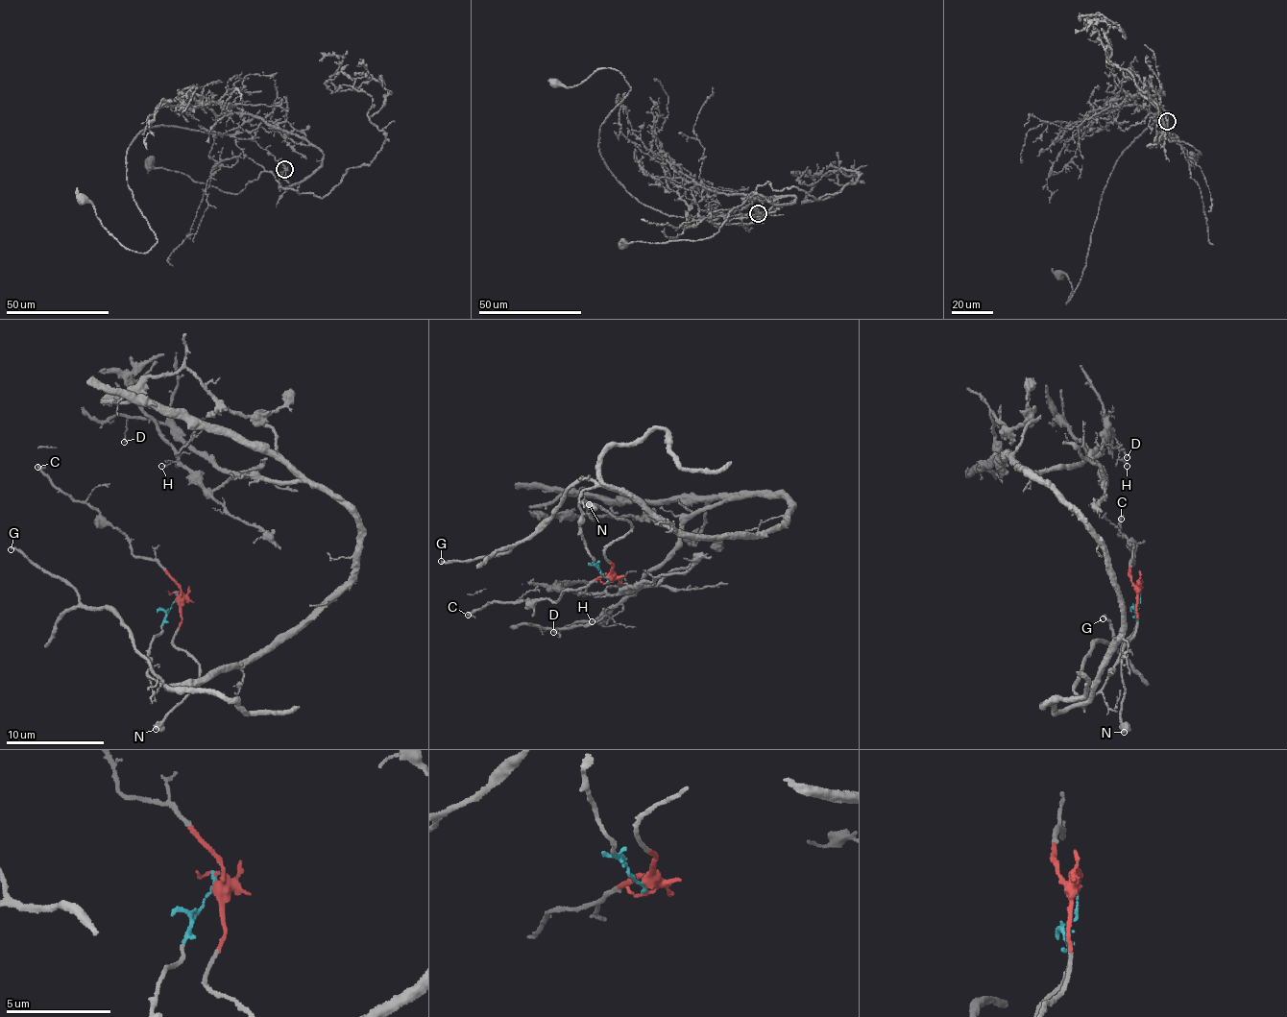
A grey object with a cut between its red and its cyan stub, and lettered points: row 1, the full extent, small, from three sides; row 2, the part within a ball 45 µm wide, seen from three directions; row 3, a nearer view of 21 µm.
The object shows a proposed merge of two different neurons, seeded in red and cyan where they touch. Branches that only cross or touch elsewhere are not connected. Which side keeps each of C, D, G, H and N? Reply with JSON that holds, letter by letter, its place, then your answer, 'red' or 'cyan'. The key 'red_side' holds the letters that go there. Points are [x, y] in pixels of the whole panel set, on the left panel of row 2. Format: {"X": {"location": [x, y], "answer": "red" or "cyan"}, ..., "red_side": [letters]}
{"C": {"location": [37, 467], "answer": "red"}, "D": {"location": [124, 442], "answer": "cyan"}, "G": {"location": [11, 549], "answer": "cyan"}, "H": {"location": [161, 466], "answer": "cyan"}, "N": {"location": [156, 729], "answer": "red"}, "red_side": ["C", "N"]}

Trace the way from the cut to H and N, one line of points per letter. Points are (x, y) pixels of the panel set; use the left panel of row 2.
H: (177, 598), (148, 675), (192, 685), (305, 627), (350, 577), (357, 521), (308, 483), (192, 448), (162, 467)
N: (177, 598), (182, 624), (172, 645), (184, 651), (199, 665), (199, 679), (187, 698), (155, 730)

